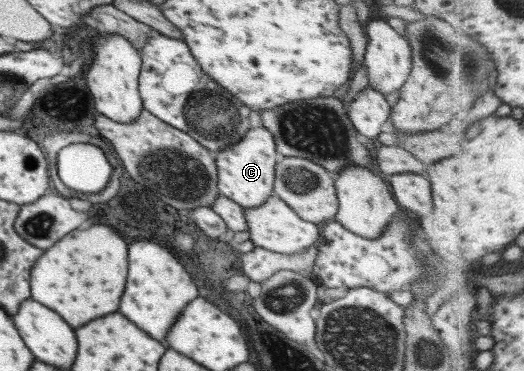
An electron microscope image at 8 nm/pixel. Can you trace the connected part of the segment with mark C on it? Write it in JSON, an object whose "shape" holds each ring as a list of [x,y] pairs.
{"shape":[[[262,125],[250,127],[234,144],[218,151],[213,158],[219,194],[229,198],[242,209],[262,204],[273,194],[274,167],[278,158],[270,132]]]}

